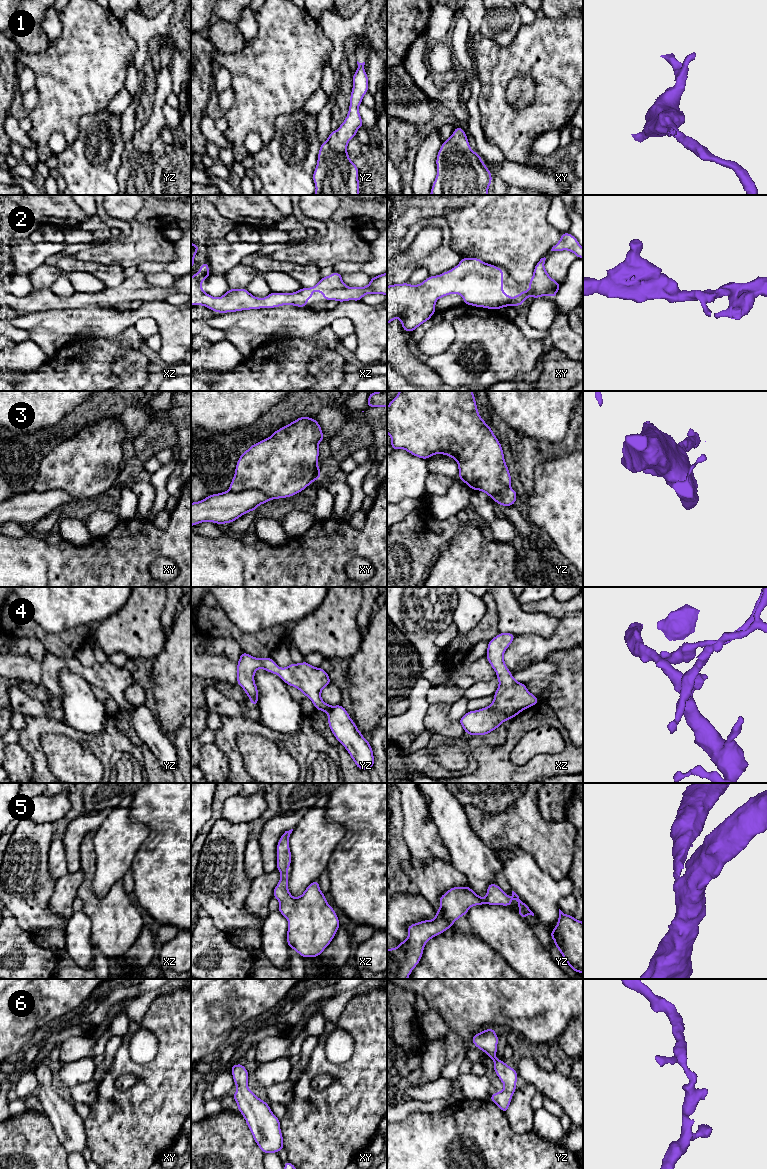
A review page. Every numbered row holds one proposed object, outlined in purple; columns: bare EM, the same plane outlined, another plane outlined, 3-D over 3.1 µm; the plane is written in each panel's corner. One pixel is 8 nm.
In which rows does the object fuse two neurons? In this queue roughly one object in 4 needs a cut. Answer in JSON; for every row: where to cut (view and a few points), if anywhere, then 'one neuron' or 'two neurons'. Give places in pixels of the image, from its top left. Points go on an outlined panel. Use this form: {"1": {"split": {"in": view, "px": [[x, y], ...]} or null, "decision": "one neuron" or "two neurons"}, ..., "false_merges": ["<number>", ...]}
{"1": {"split": null, "decision": "one neuron"}, "2": {"split": null, "decision": "one neuron"}, "3": {"split": {"in": "xy", "px": [[229, 489], [233, 491], [259, 489], [271, 499]]}, "decision": "two neurons"}, "4": {"split": null, "decision": "one neuron"}, "5": {"split": null, "decision": "one neuron"}, "6": {"split": null, "decision": "one neuron"}, "false_merges": ["3"]}

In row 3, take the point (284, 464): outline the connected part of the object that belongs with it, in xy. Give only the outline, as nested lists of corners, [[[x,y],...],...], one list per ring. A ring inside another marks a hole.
[[[299,417],[273,432],[269,438],[250,446],[239,457],[229,490],[242,492],[257,489],[271,499],[298,494],[321,477],[321,470],[318,468],[318,445],[323,439],[319,422],[311,417]]]

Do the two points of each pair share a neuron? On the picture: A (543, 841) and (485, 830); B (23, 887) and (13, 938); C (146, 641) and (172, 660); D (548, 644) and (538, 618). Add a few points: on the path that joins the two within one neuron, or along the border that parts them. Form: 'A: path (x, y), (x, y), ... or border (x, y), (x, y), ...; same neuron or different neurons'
A: path (529, 831), (499, 830); same neuron
B: border (11, 914), (20, 927), (30, 932); different neurons
C: border (167, 633), (165, 648), (153, 660); different neurons
D: border (559, 618), (551, 636), (532, 633); different neurons

